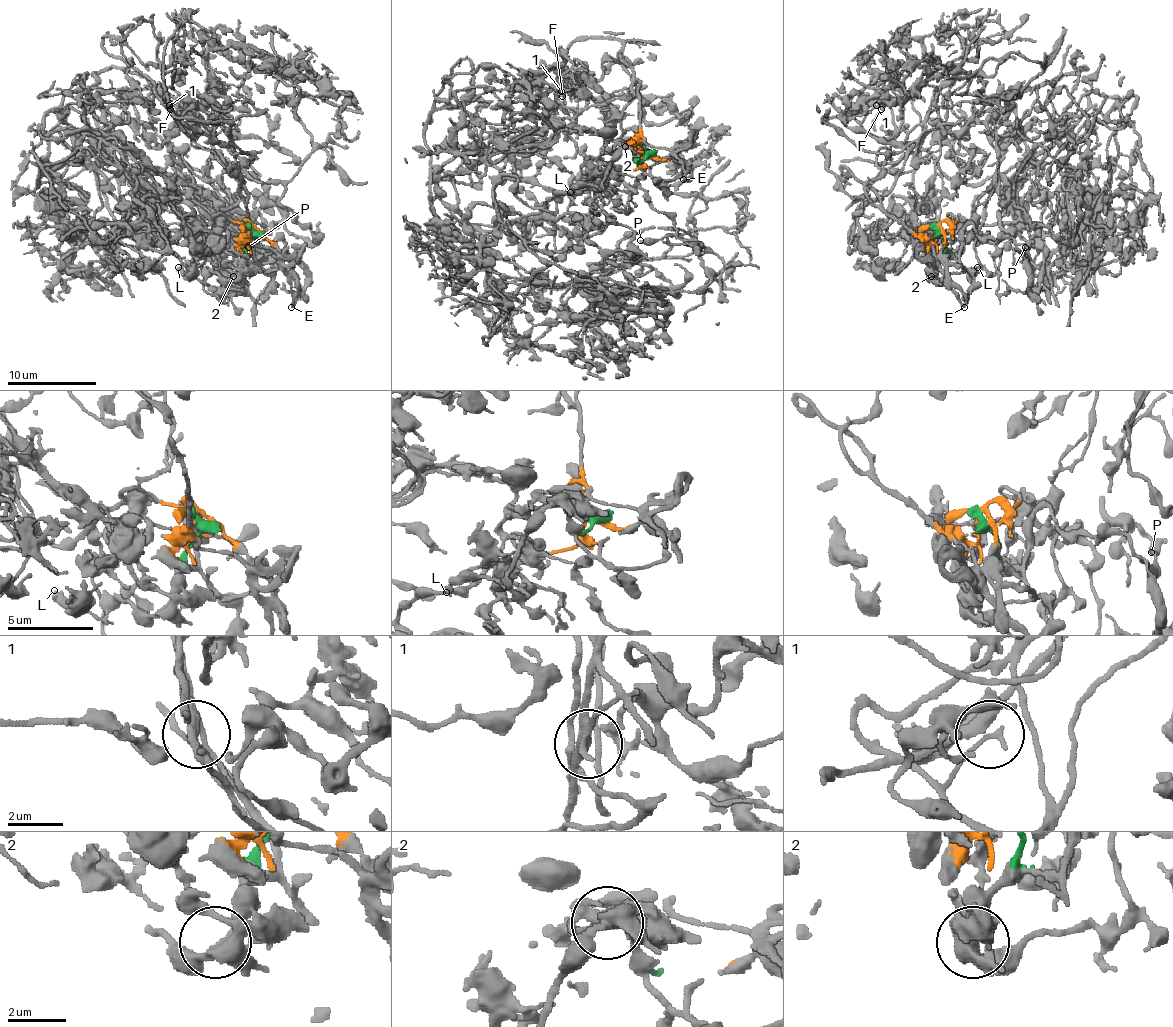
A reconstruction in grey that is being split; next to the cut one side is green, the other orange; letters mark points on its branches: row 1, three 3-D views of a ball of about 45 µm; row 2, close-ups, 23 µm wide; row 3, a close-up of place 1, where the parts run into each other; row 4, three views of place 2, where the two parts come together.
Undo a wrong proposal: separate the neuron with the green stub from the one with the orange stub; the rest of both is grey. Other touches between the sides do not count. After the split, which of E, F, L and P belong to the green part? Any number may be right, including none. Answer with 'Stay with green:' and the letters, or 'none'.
Stay with green: L, P

